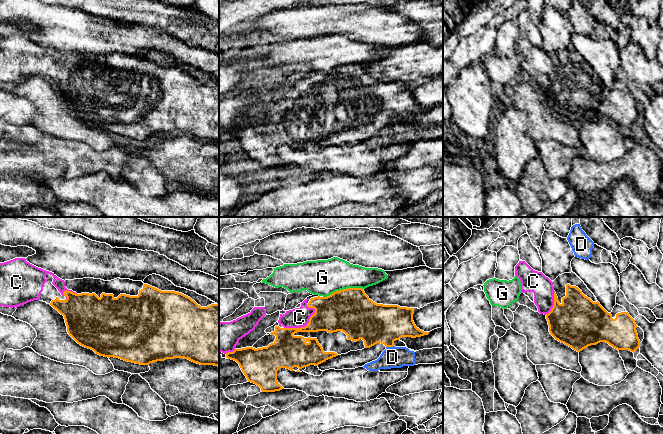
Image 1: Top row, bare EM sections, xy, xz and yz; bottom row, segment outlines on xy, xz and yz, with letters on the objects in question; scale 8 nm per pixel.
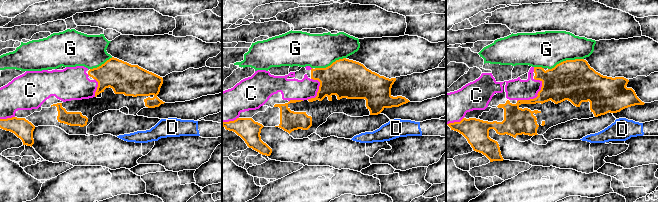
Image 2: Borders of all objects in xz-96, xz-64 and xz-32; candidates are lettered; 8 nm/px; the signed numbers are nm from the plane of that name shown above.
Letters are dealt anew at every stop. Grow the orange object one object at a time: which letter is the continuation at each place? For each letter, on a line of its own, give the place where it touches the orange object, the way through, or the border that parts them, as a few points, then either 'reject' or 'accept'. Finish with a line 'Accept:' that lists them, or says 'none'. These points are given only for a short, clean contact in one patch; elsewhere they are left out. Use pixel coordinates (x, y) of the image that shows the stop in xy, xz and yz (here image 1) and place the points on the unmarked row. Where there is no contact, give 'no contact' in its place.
C: contact xz (302, 103); accept
D: contact xz (389, 122); border xz (393, 121), (386, 123); reject
G: contact xz (343, 65); reject
Accept: C

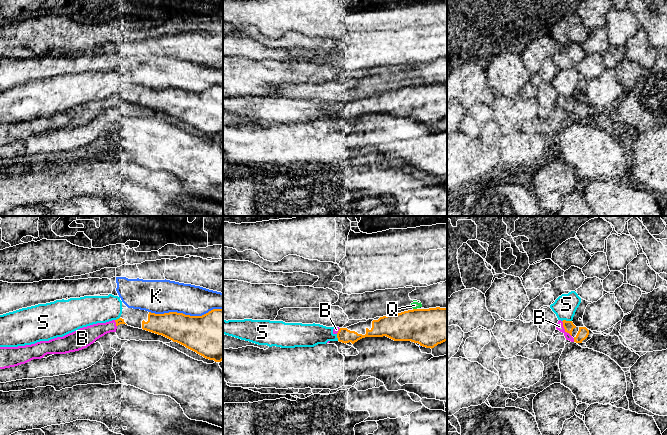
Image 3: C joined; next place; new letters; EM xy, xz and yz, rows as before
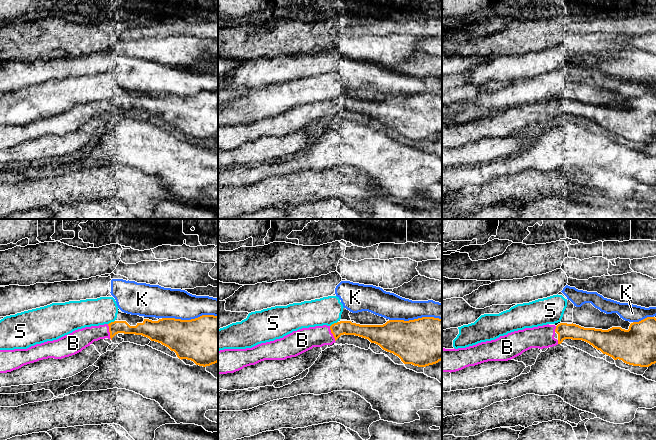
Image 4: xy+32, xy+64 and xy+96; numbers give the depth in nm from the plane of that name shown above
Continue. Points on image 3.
B: contact yz (564, 104); accept
K: contact xy (185, 91); reject
Q: contact xz (415, 85); reject
S: contact yz (565, 96); reject
Accept: B

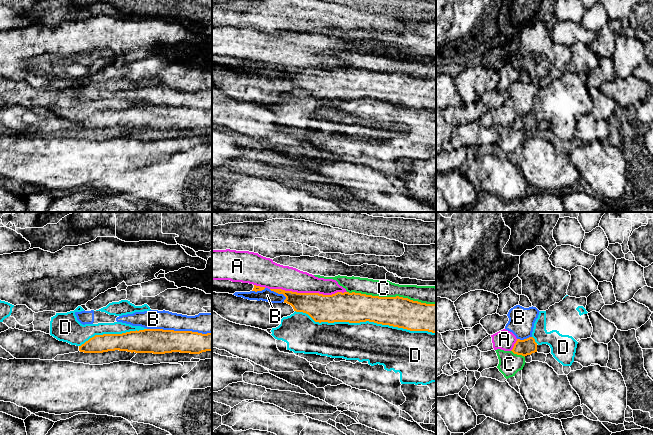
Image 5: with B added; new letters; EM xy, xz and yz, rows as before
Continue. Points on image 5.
A: contact xz (308, 69); reject
B: contact xy (179, 107); reject
C: contact xz (391, 73); reject
D: contact xz (365, 97); reject
Accept: none

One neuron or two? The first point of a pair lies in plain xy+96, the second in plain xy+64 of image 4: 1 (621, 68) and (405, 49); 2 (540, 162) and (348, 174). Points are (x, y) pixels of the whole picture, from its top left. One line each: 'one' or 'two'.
1: two
2: two

